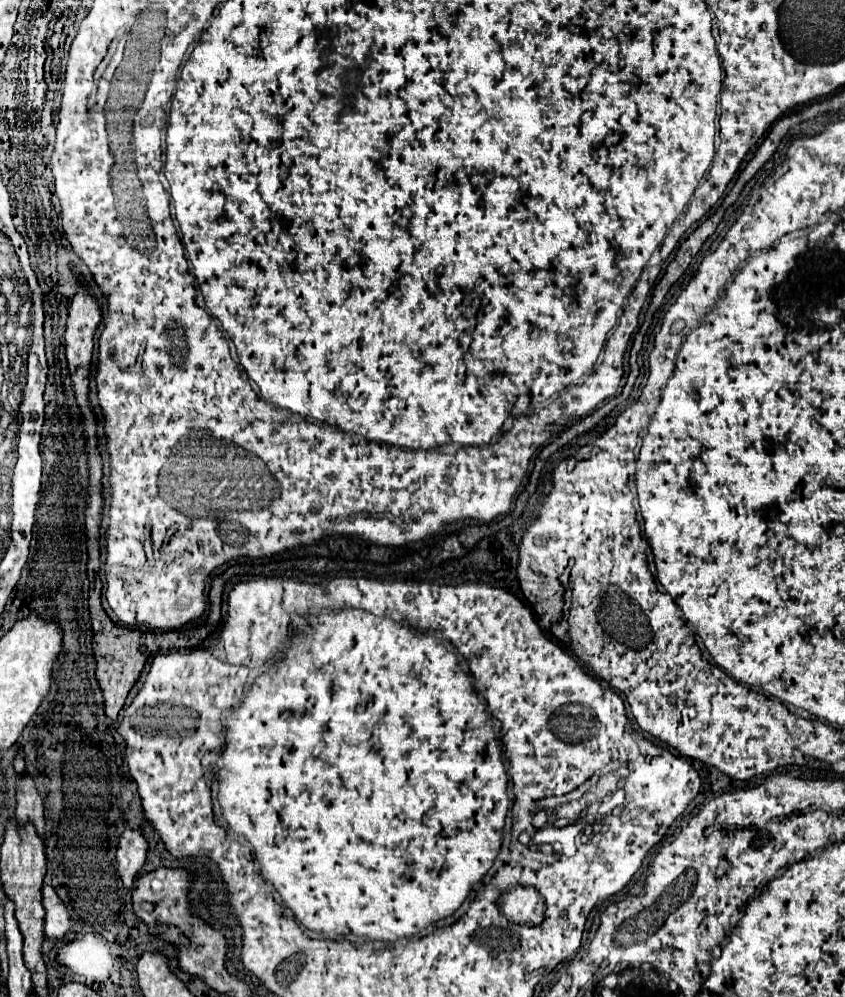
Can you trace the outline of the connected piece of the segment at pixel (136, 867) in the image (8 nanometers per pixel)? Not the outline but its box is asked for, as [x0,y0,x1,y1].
[117,828,149,888]

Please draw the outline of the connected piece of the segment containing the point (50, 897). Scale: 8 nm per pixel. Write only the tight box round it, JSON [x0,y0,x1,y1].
[43,886,71,938]

